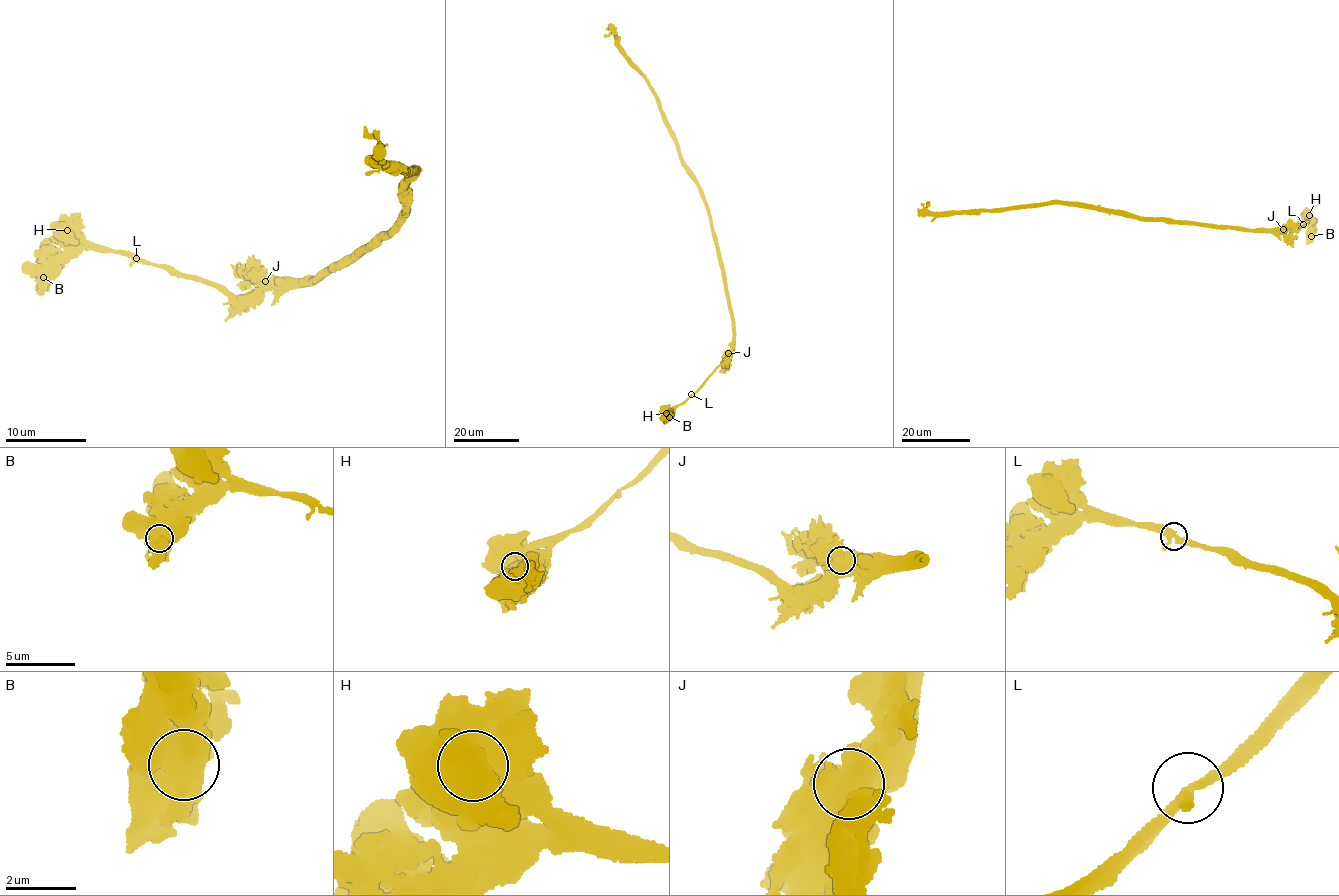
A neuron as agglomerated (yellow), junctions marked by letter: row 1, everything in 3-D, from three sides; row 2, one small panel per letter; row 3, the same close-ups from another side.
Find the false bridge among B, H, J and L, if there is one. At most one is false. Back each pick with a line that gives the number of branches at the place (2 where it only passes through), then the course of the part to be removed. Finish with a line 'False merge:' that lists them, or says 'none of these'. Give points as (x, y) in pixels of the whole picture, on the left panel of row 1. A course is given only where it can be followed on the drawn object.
False merge: none of these

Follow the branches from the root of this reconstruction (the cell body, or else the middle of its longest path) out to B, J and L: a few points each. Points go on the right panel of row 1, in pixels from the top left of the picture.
B: (1159, 219), (1283, 231), (1288, 237), (1308, 222), (1311, 236)
J: (1159, 219), (1232, 228), (1283, 230)
L: (1159, 219), (1283, 231), (1288, 237), (1304, 224)

